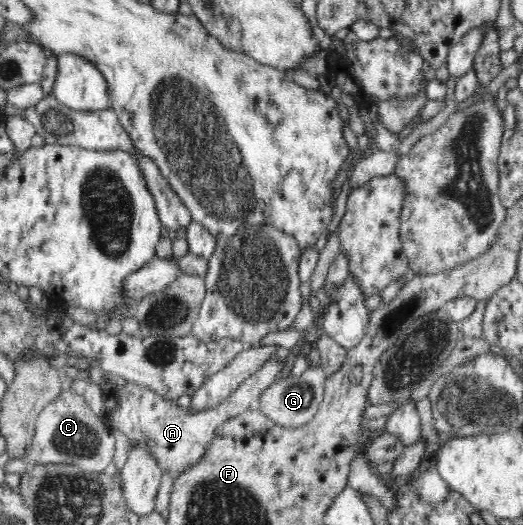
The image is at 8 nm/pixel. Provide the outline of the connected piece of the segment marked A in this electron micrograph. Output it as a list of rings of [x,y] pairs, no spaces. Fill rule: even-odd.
[[[269,359],[258,369],[258,372],[246,378],[236,390],[233,390],[219,406],[203,411],[180,407],[174,399],[162,398],[148,387],[126,383],[120,391],[116,390],[118,404],[107,413],[108,429],[125,434],[131,446],[142,442],[147,444],[151,457],[160,468],[163,471],[167,470],[175,478],[203,458],[216,430],[238,414],[256,406],[262,390],[279,378],[284,363],[286,361],[280,363]]]

